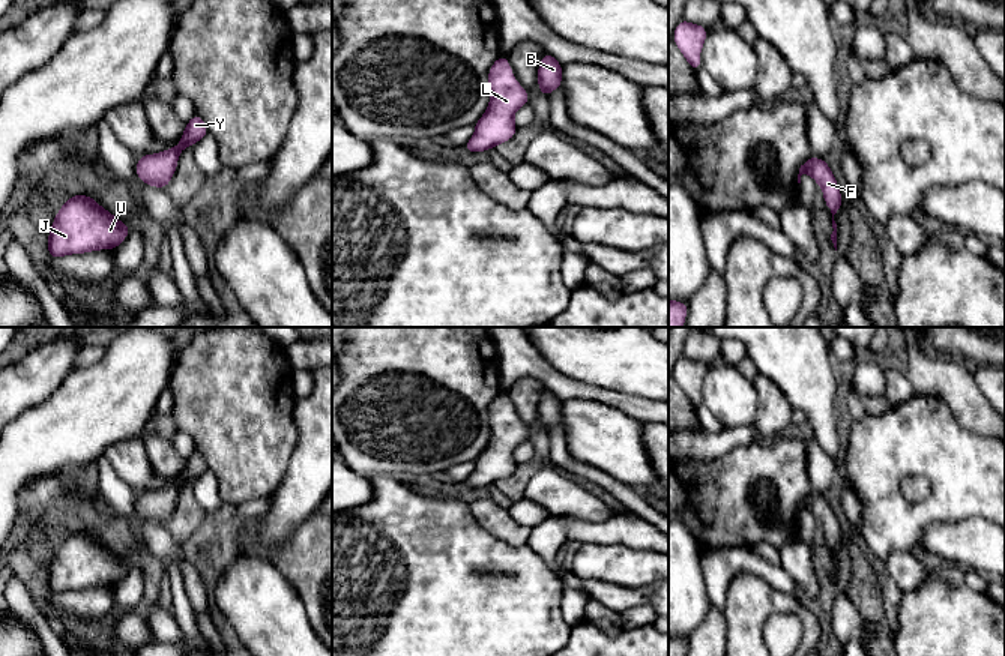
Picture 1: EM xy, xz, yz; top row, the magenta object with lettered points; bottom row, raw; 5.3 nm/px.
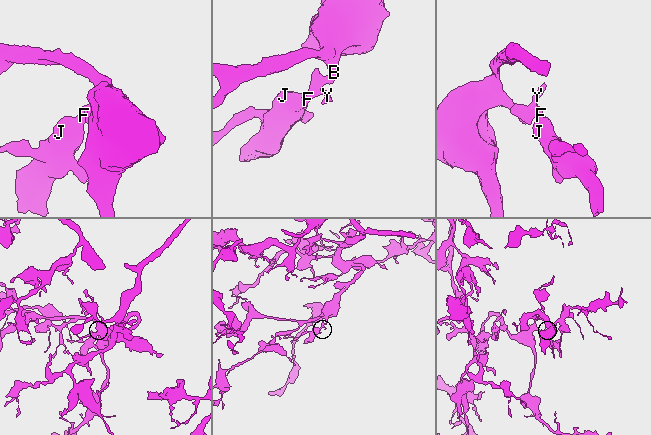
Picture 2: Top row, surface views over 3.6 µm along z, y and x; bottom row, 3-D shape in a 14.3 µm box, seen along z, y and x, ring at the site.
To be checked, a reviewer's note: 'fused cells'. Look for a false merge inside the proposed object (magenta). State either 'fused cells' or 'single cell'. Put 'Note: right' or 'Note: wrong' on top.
Note: wrong
single cell

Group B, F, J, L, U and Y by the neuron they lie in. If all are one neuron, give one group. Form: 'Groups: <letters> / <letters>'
Groups: B F J L U Y

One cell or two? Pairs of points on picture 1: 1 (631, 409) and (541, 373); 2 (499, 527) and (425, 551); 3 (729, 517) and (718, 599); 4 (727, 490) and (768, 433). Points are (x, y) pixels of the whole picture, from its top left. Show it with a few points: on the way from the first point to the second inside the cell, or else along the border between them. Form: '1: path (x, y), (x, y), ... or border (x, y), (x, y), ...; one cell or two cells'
1: path (609, 397), (564, 388); one cell
2: border (467, 505), (473, 518), (482, 527), (520, 547); two cells
3: border (753, 548), (720, 547), (705, 553); two cells
4: border (780, 434), (760, 442); two cells

